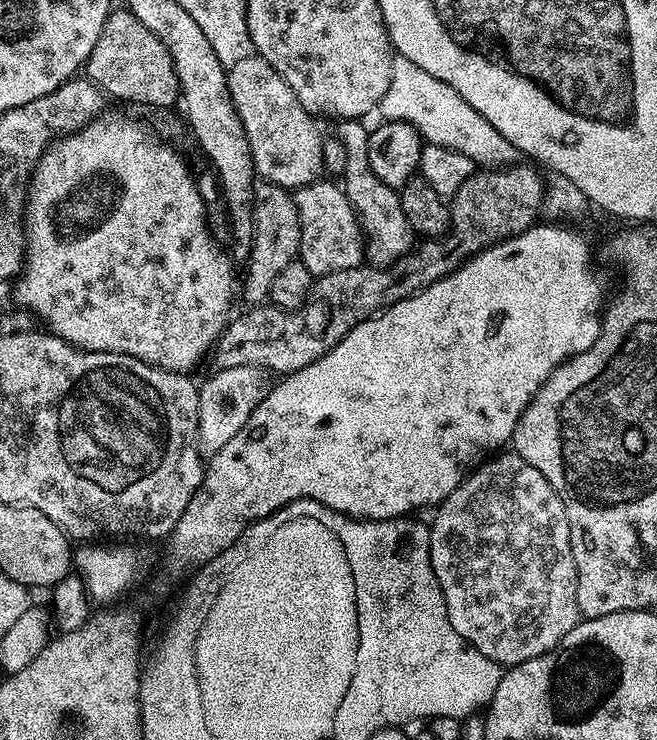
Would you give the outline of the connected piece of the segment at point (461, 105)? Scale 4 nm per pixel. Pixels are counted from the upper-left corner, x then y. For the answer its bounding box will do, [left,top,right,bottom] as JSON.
[378,56,518,168]

